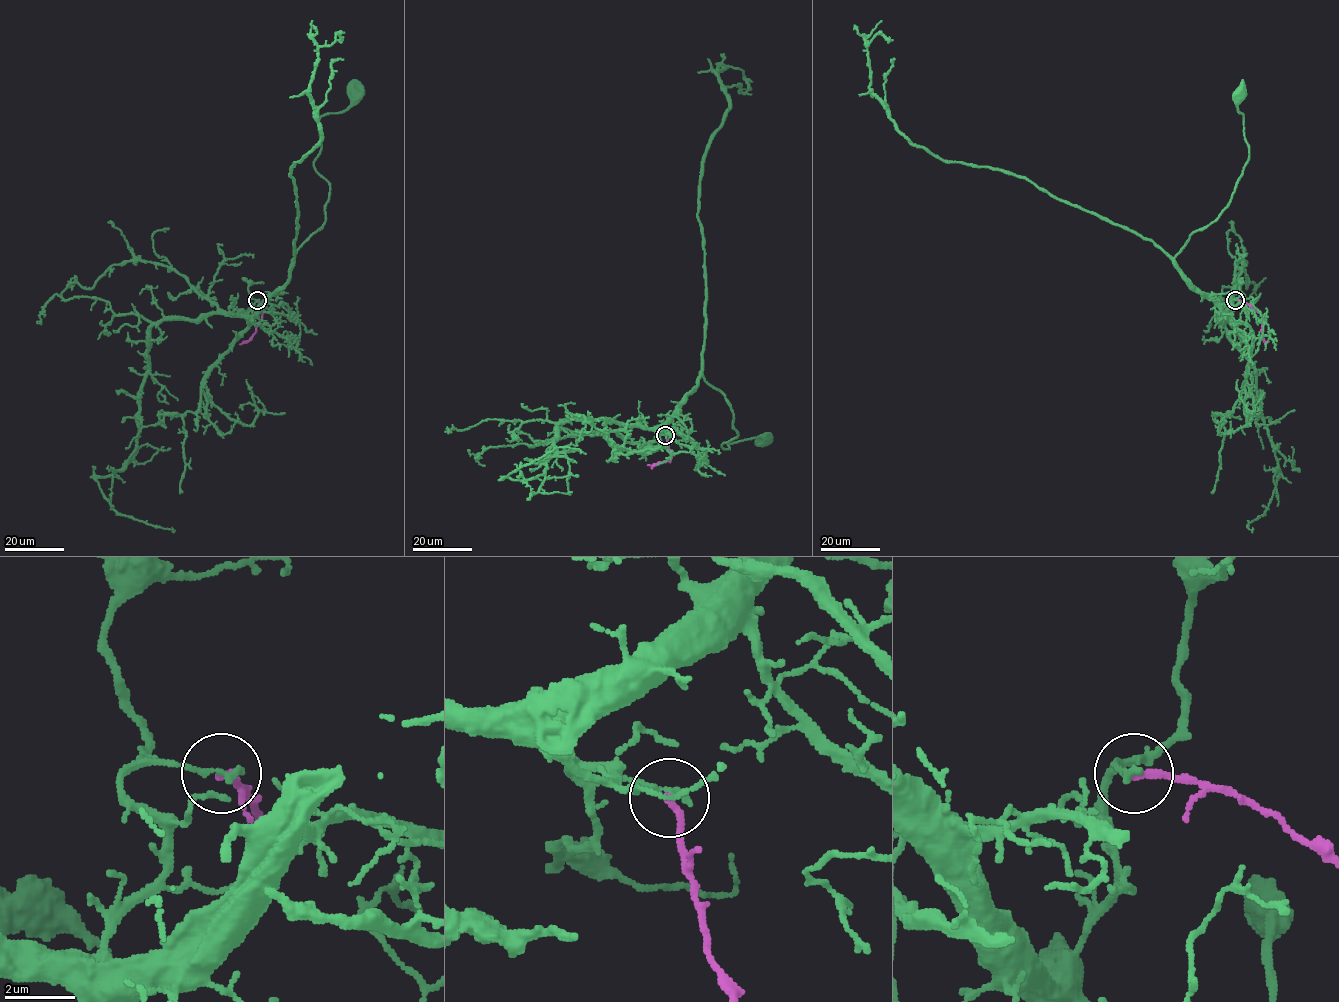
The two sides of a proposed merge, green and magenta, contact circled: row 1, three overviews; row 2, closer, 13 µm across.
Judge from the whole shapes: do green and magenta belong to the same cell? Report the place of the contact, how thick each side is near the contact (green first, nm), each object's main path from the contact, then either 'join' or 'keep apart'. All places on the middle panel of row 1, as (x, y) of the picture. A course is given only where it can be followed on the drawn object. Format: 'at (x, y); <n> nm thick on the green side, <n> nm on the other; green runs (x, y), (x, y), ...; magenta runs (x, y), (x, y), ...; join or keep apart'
at (665, 435); 200 nm thick on the green side, 200 nm on the other; green runs (666, 435), (657, 428), (702, 374), (733, 413), (737, 435), (723, 448), (764, 441); magenta runs (666, 435), (670, 461), (647, 465); keep apart

